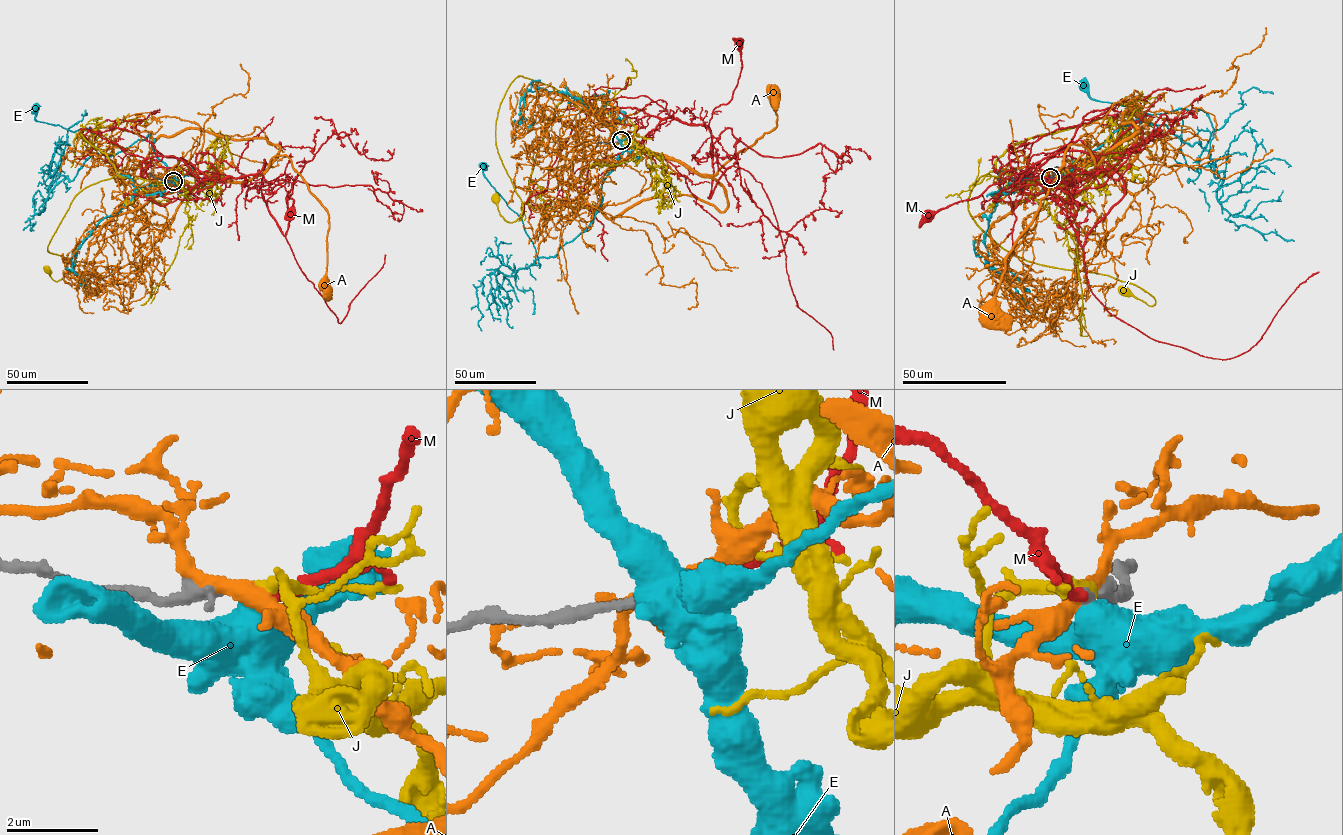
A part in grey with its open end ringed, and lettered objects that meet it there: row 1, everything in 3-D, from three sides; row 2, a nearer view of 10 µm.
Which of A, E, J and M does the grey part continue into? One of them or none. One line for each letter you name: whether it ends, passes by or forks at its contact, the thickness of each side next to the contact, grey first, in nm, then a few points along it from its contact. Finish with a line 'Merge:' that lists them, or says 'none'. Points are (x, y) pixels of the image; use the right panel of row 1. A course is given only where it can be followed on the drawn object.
M: it ends; calibres 200 and 200 nm; course (1050, 177), (1038, 163), (1032, 173), (1019, 175), (1028, 173), (1030, 166), (990, 185), (977, 197), (927, 215)
Merge: M

